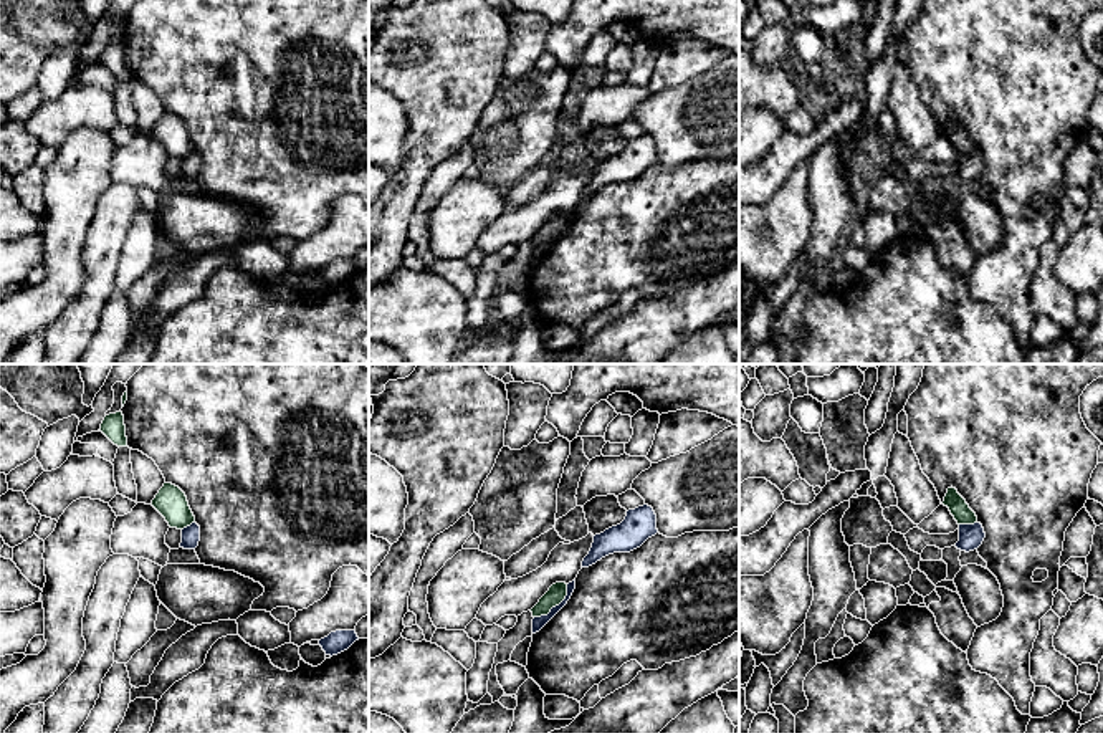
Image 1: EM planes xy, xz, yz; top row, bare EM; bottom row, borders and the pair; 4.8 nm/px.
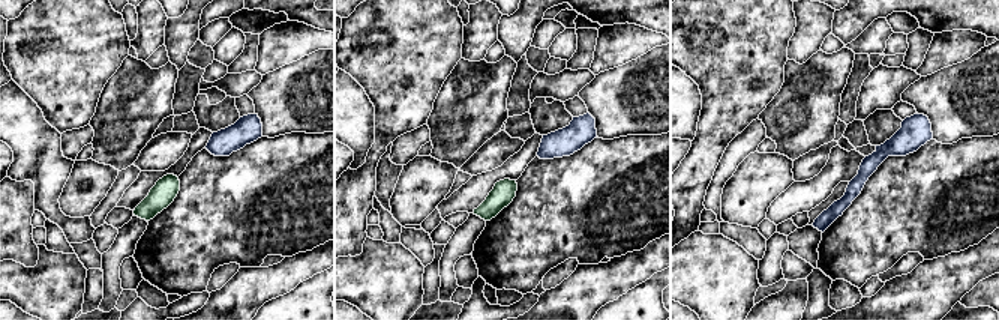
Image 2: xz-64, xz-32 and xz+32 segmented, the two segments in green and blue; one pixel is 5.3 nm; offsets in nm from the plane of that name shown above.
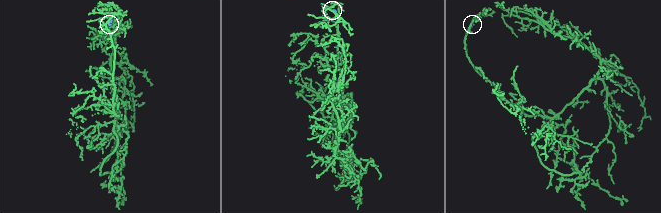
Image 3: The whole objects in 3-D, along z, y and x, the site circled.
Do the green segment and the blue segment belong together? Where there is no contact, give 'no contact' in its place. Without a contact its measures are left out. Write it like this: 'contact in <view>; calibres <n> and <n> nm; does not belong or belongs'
contact in xz; calibres 90 and 60 nm; does not belong

